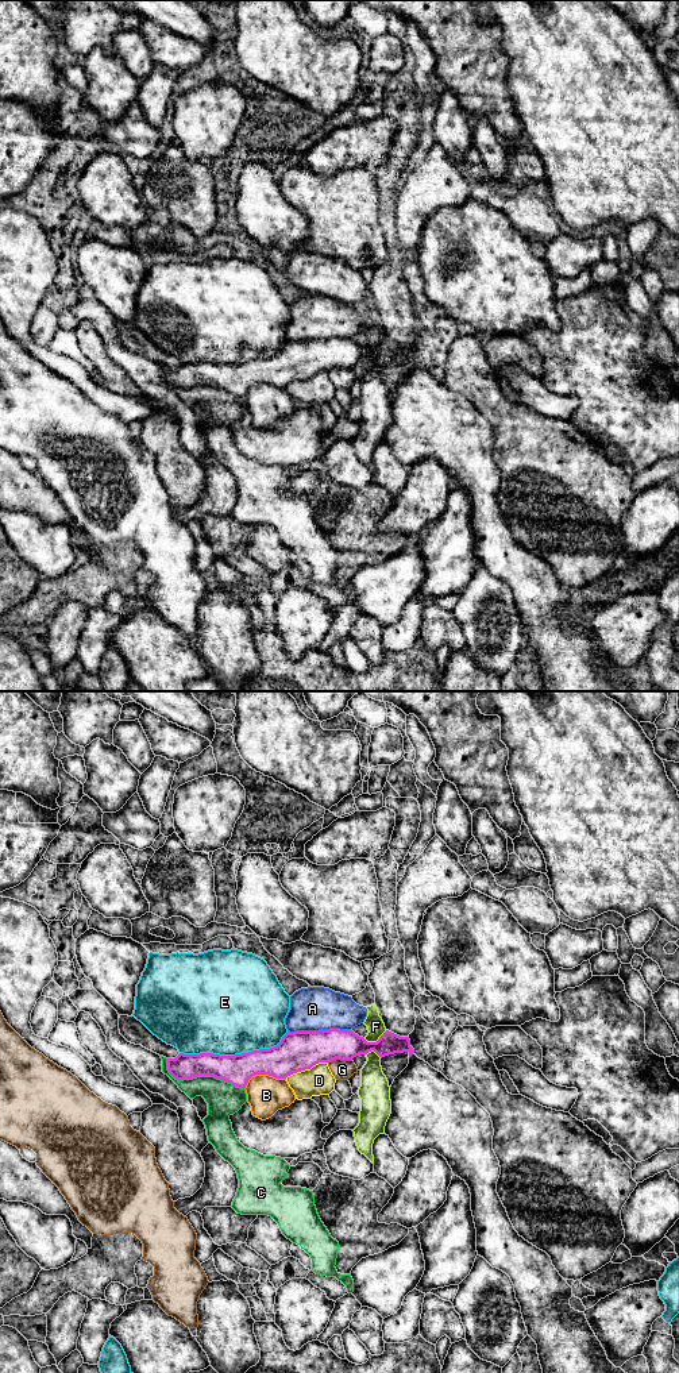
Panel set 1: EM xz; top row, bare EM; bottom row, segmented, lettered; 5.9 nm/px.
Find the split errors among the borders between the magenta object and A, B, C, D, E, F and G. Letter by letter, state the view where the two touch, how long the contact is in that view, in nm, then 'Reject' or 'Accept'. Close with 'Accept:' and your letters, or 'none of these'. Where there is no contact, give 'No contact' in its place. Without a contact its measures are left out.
A: Touches magenta in xz. Shared border 380 nm. Reject
B: Touches magenta in xz. Shared border 260 nm. Reject
C: Touches magenta in xz. Shared border 500 nm. Reject
D: Touches magenta in xz. Shared border 280 nm. Reject
E: Touches magenta in xz. Shared border 650 nm. Reject
F: Touches magenta in xz. Shared border 150 nm. Reject
G: Touches magenta in xz. Shared border 150 nm. Reject
Accept: none of these

